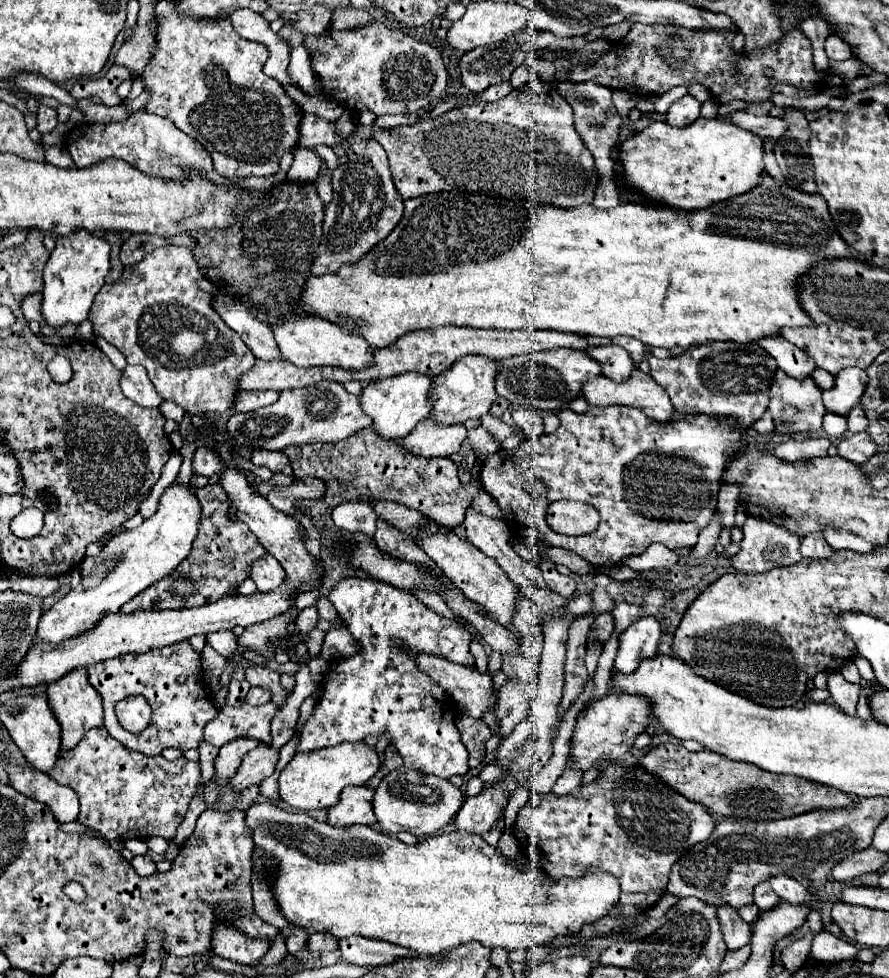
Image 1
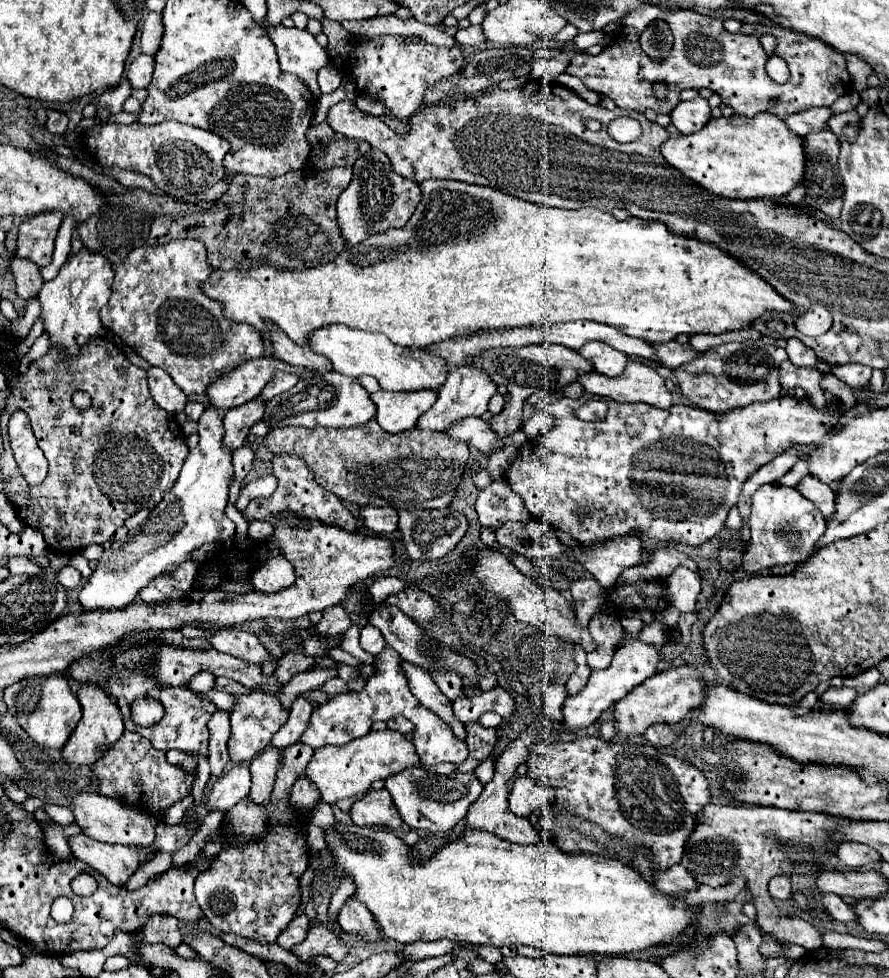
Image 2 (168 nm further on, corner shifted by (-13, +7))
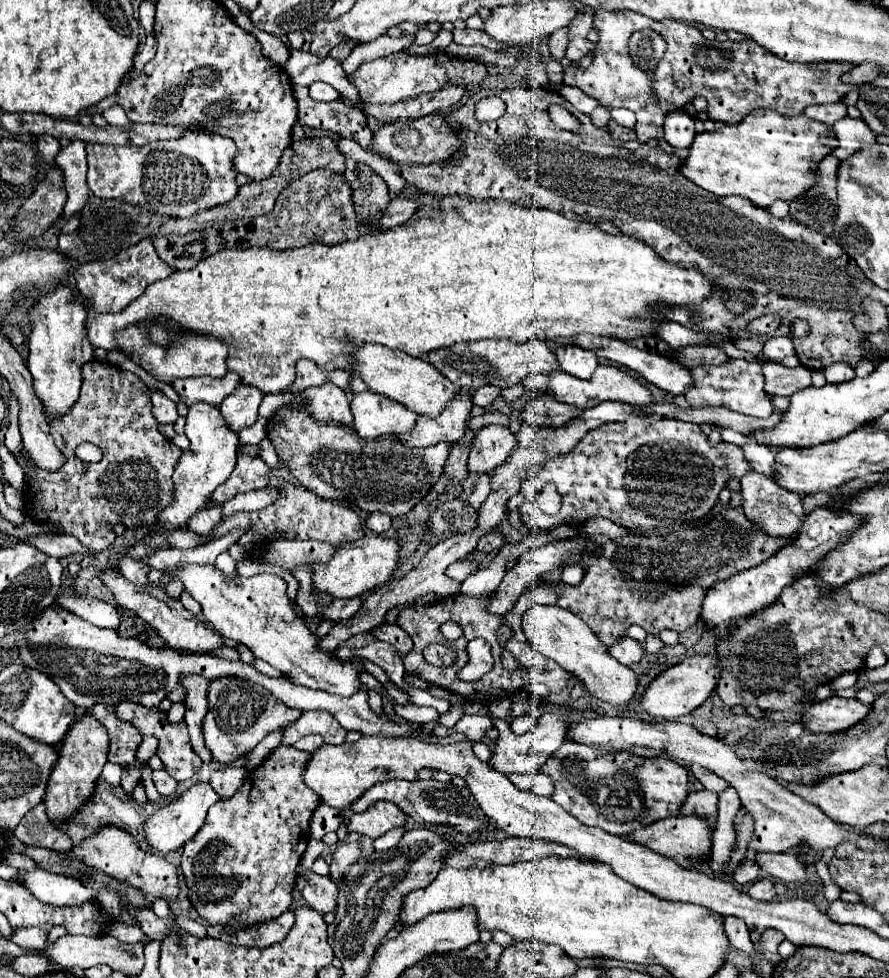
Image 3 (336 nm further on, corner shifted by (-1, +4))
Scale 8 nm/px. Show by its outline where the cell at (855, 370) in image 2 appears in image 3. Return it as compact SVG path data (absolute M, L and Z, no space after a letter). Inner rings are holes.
M837 363L837 365L829 365L823 369L827 383L843 383L855 377L855 369L849 367L849 363Z

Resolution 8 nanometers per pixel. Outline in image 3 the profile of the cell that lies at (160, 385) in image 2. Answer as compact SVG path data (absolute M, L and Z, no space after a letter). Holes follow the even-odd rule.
M153 391L153 415L159 423L171 423L171 425L175 425L175 421L179 419L175 403L167 399L161 391Z

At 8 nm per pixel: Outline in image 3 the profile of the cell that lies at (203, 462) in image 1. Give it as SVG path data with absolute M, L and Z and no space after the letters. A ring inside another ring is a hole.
M241 383L241 387L233 391L233 395L225 397L225 401L219 407L235 433L239 433L243 427L251 427L257 421L257 409L263 397L263 391L259 391L257 387L249 387L245 383Z

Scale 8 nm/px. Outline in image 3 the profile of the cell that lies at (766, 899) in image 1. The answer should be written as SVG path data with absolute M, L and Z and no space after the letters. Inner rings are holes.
M759 879L755 881L749 891L747 891L753 899L759 899L759 901L773 901L775 899L775 887L769 879Z

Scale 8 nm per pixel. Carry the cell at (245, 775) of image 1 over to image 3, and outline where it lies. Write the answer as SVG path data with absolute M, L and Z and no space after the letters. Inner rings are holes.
M195 783L195 785L191 785L175 801L171 801L169 805L163 805L151 819L147 819L147 823L145 823L145 839L147 839L147 845L151 849L155 849L155 851L161 851L161 853L177 851L189 839L193 839L193 835L203 827L207 809L213 803L217 803L217 801L219 801L219 795L211 789L209 783Z

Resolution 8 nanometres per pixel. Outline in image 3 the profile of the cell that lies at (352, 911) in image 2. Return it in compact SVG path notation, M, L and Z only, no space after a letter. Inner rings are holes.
M297 869L295 885L301 893L301 899L317 909L319 913L327 913L337 909L337 885L323 875L313 873L311 869Z

